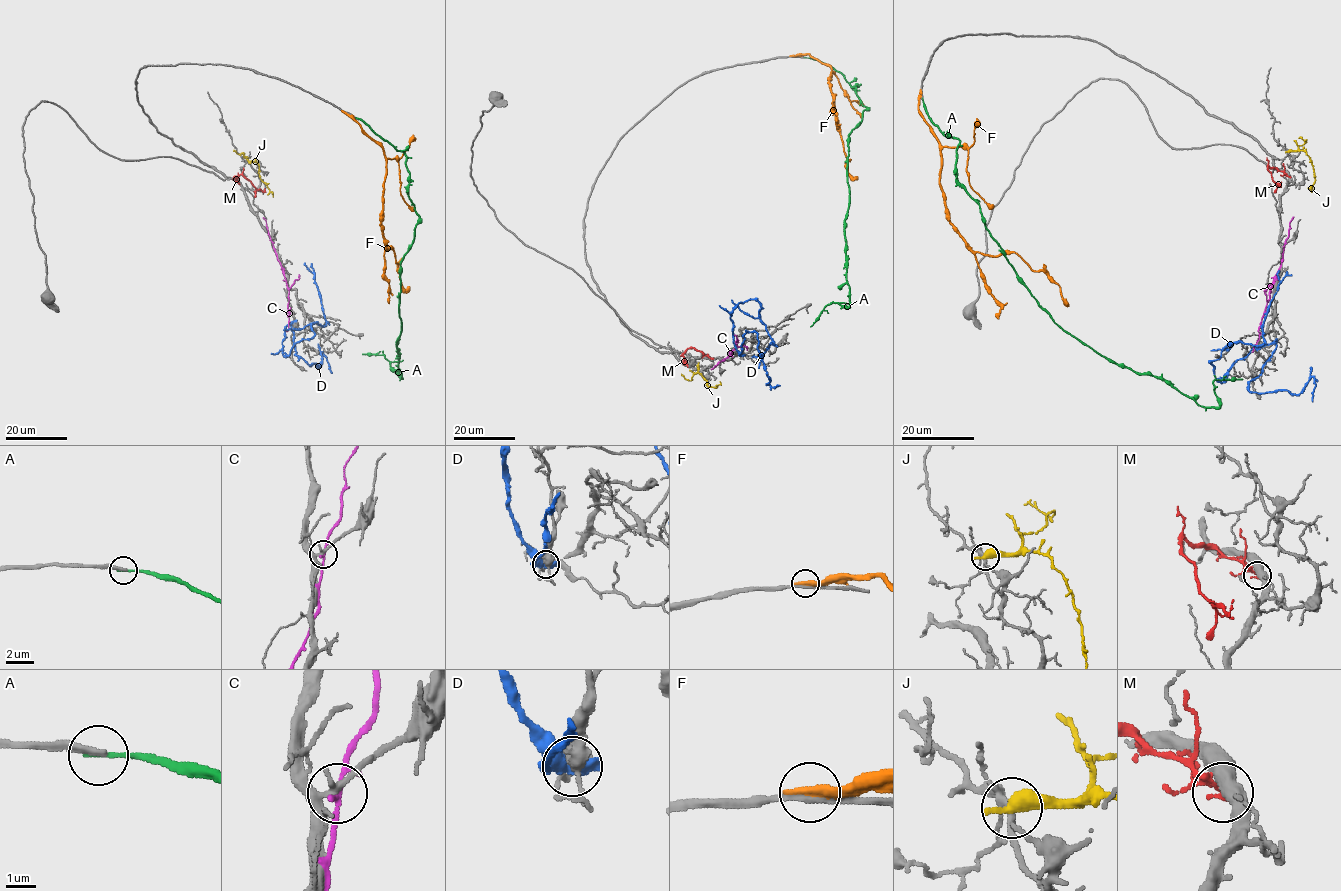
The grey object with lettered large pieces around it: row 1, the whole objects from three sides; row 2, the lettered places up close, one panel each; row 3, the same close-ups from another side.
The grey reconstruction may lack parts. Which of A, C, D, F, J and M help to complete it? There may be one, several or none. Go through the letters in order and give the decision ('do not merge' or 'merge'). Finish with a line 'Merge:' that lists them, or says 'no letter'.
A: merge
C: do not merge
D: do not merge
F: do not merge
J: do not merge
M: do not merge
Merge: A

